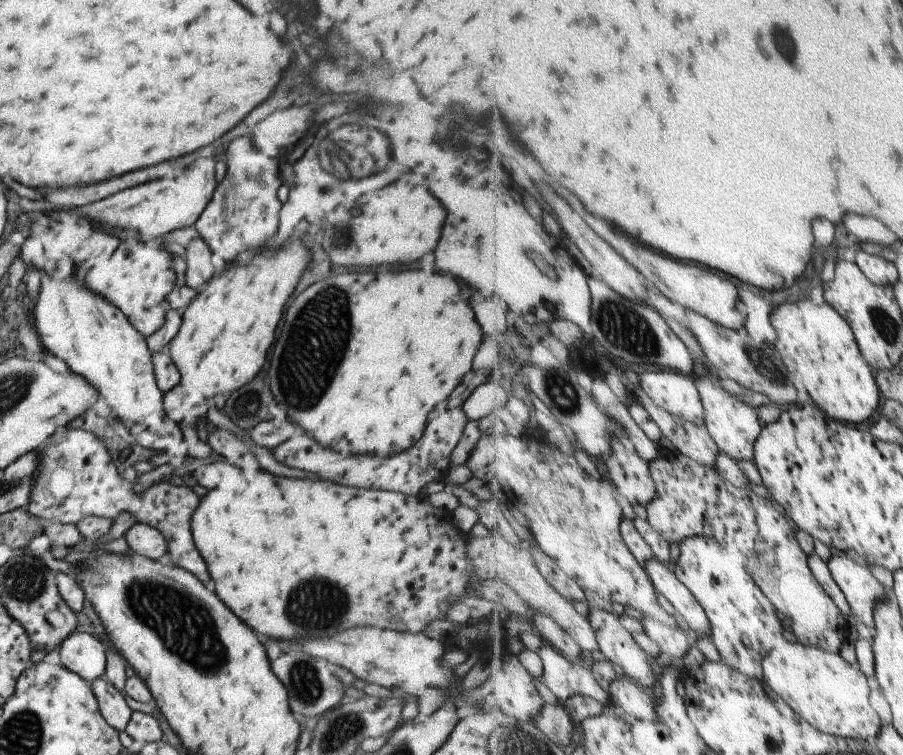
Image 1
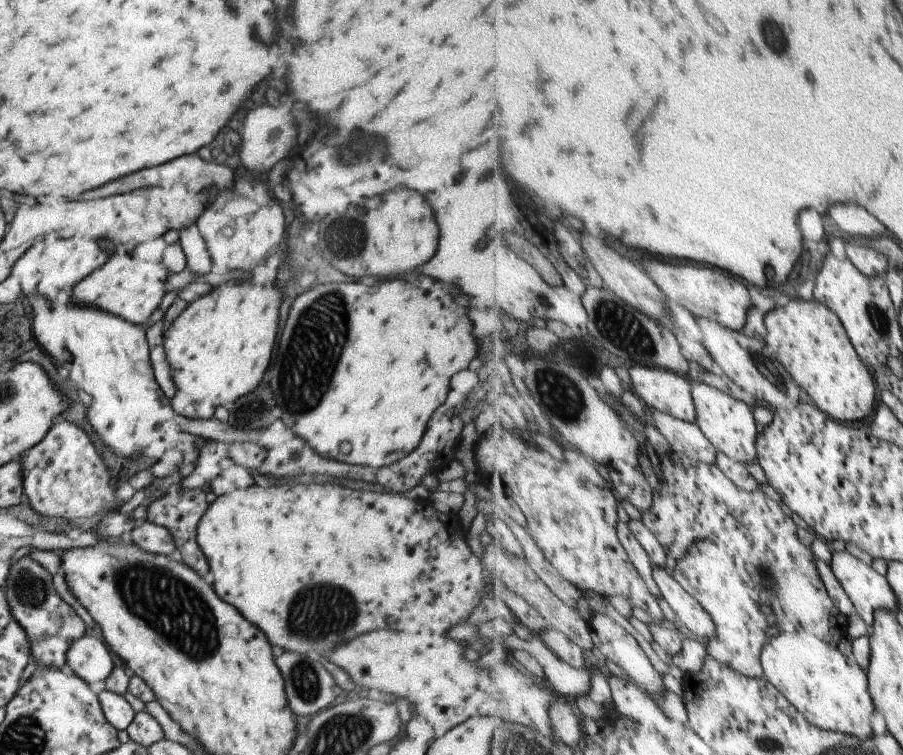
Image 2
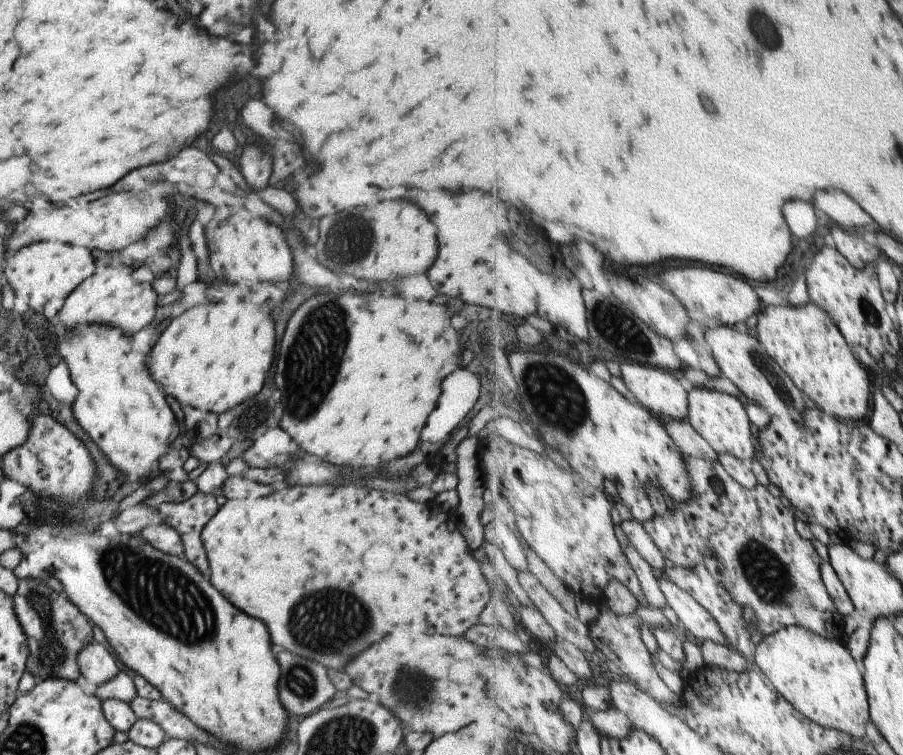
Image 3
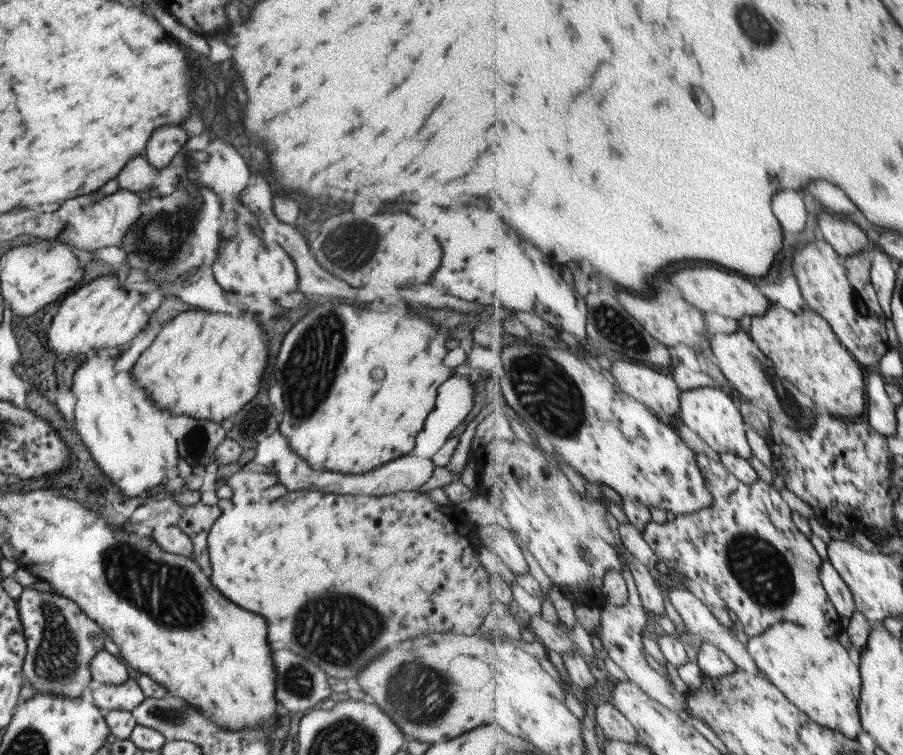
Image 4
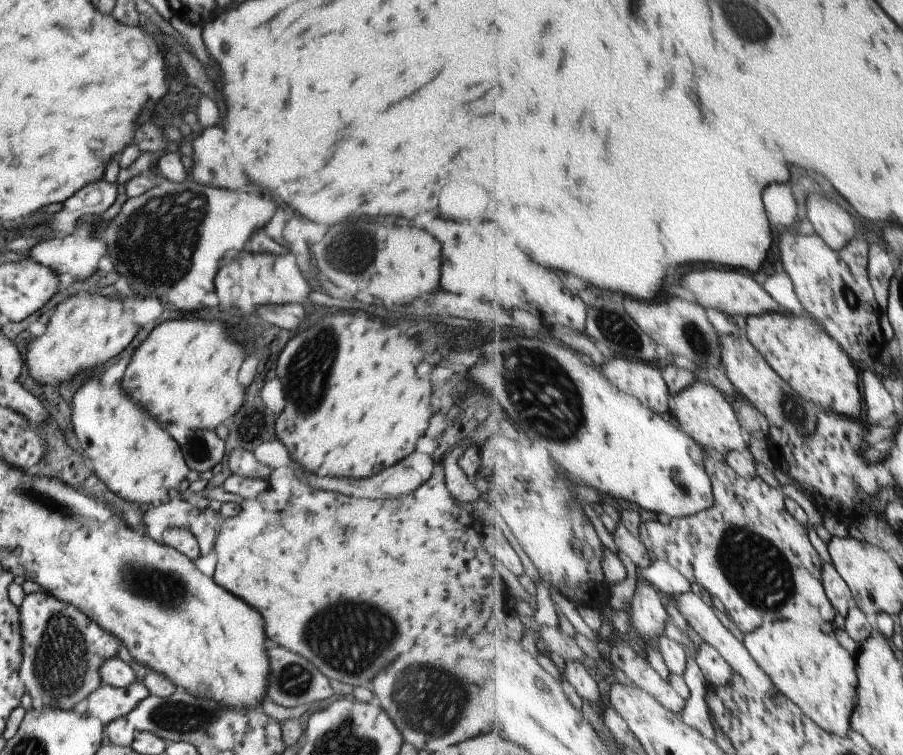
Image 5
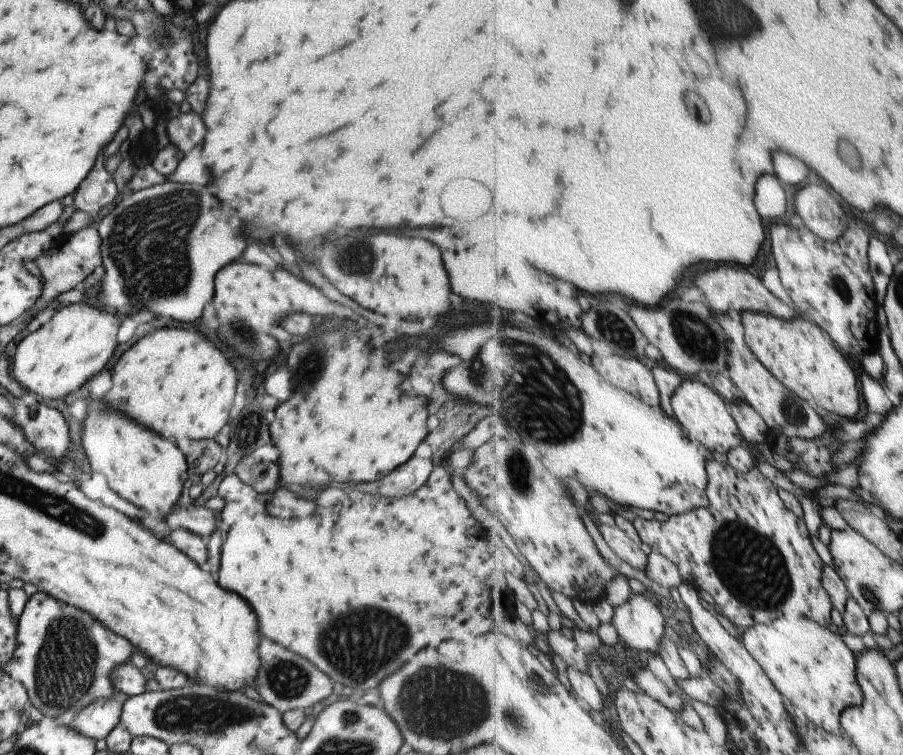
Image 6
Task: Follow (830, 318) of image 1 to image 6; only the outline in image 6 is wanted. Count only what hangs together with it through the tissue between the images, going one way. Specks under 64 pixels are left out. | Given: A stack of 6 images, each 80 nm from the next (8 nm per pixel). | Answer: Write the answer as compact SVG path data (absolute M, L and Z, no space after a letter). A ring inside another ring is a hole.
M751 311L742 313L742 321L746 330L744 343L796 395L835 418L855 418L859 414L861 392L857 374L841 350L837 346L833 348L833 339L817 323L802 315L785 320L771 313Z

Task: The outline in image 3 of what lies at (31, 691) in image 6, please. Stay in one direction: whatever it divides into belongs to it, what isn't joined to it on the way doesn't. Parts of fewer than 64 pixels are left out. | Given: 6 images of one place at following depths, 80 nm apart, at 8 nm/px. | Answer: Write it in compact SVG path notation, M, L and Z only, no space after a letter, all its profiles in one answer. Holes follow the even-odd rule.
M16 578L17 589L11 595L13 610L28 646L25 670L36 680L57 677L72 681L78 678L75 655L81 647L93 641L91 622L62 593L47 587L44 580Z

